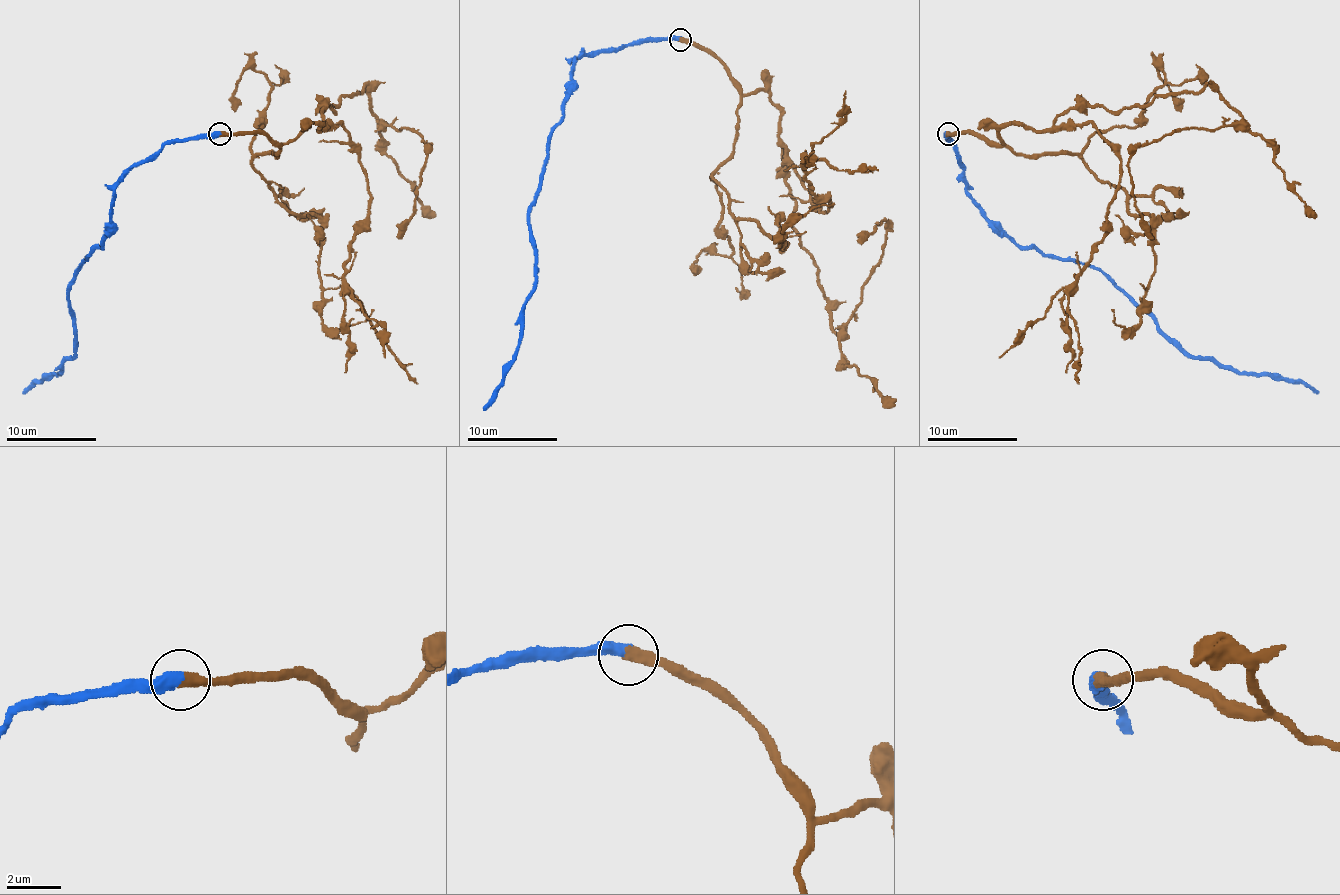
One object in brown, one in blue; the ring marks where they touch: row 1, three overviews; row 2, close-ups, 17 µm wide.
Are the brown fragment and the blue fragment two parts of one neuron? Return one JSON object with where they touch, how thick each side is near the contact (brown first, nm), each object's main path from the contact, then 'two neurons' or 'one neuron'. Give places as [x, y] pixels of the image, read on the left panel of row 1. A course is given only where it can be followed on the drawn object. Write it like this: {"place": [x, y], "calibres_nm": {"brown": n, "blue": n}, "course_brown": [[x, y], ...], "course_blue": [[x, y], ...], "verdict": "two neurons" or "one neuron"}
{"place": [219, 134], "calibres_nm": {"brown": 460, "blue": 480}, "course_brown": [[219, 134], [295, 141], [367, 85], [379, 121], [424, 143], [415, 211], [397, 238]], "course_blue": [[219, 134], [167, 141], [120, 181], [111, 229], [68, 287], [75, 352], [59, 373], [34, 382], [23, 393]], "verdict": "one neuron"}

